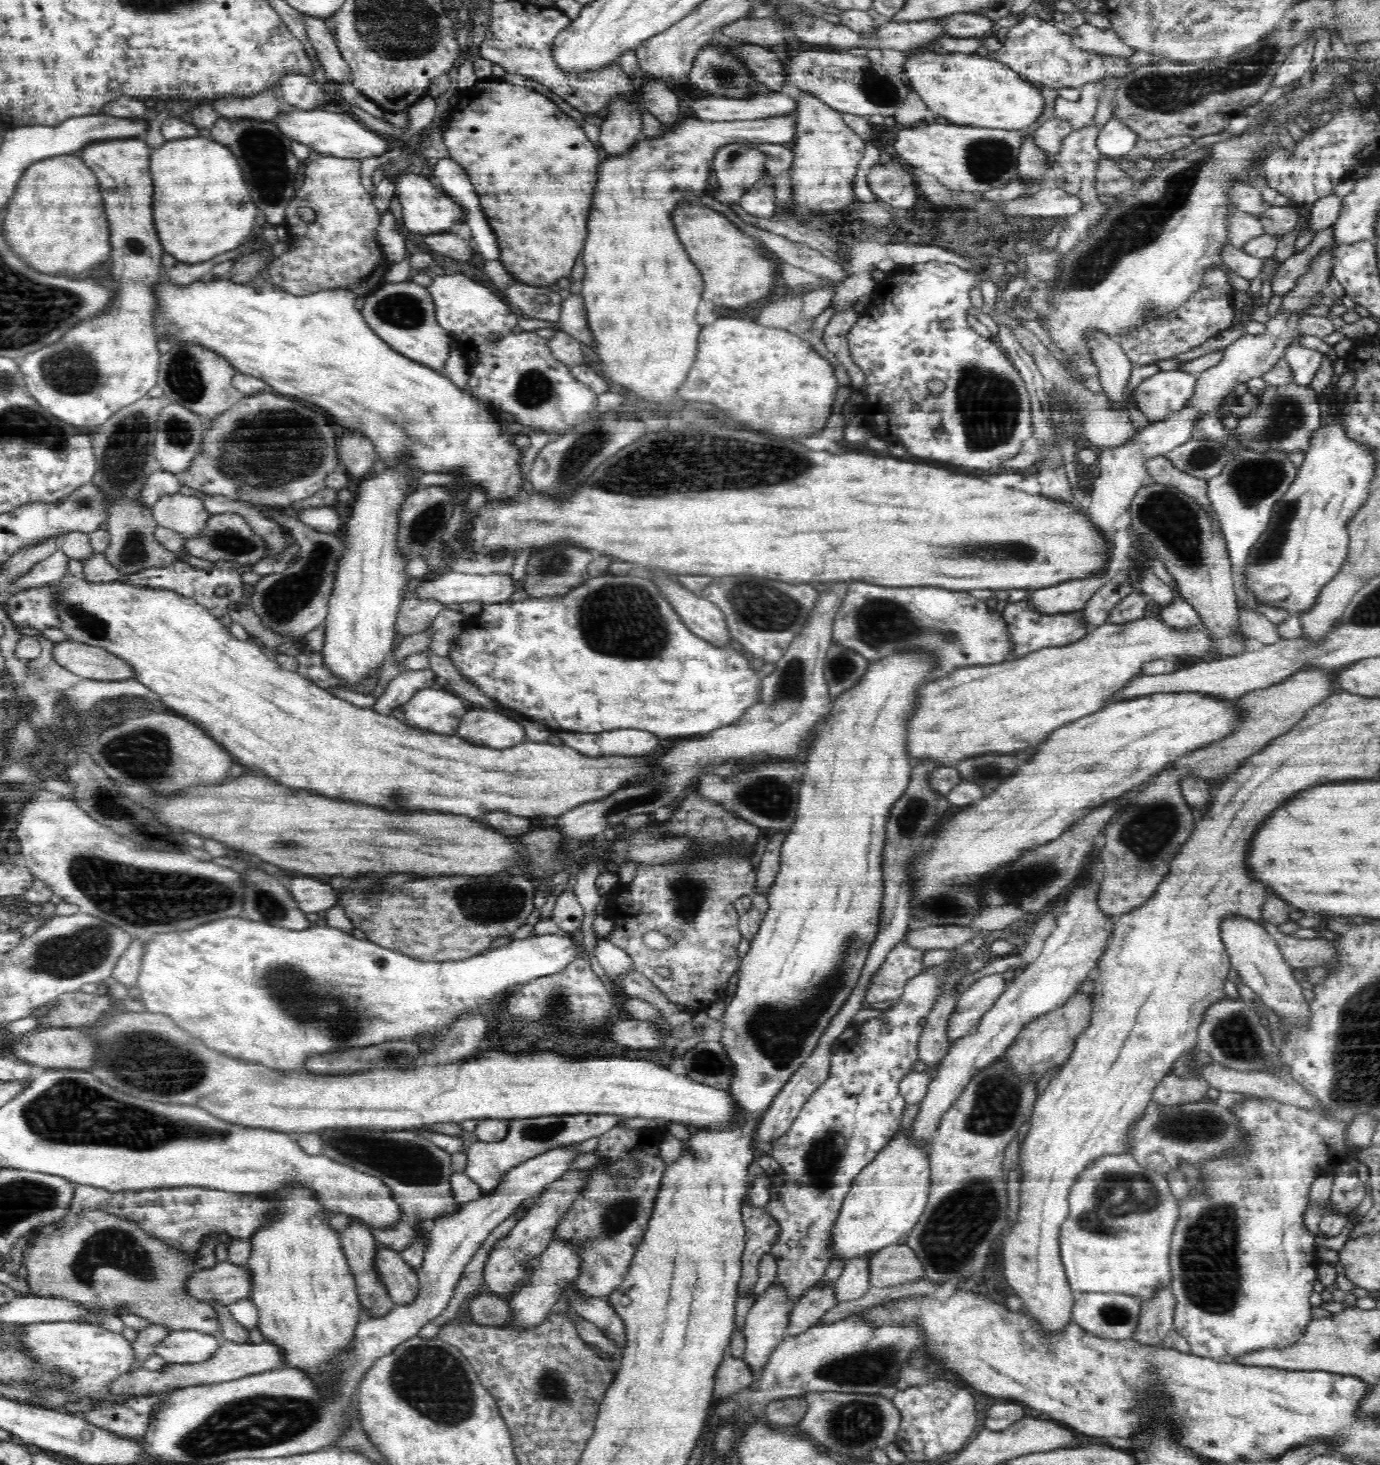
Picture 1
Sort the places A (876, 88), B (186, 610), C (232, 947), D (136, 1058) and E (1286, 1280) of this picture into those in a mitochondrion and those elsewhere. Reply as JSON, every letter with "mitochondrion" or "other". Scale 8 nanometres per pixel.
{"A":"mitochondrion","B":"other","C":"other","D":"mitochondrion","E":"other"}

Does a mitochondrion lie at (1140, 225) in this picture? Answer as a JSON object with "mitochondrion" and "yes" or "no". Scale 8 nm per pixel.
{"mitochondrion":"yes"}

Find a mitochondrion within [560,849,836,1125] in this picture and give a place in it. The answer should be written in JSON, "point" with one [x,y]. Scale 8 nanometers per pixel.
{"point":[686,892]}

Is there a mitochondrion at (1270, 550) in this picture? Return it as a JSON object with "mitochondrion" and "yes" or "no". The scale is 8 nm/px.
{"mitochondrion":"yes"}

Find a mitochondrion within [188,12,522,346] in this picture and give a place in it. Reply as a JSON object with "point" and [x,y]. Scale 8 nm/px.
{"point":[262,152]}

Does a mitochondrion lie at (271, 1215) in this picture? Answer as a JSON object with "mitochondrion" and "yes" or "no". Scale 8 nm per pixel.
{"mitochondrion":"no"}

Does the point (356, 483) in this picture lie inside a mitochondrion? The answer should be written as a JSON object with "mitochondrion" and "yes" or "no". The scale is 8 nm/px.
{"mitochondrion":"no"}

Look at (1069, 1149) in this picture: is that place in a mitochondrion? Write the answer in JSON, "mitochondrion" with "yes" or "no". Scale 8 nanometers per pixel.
{"mitochondrion":"no"}

